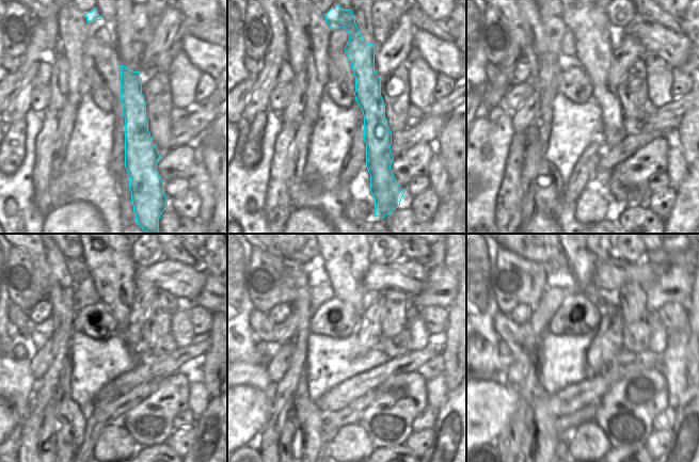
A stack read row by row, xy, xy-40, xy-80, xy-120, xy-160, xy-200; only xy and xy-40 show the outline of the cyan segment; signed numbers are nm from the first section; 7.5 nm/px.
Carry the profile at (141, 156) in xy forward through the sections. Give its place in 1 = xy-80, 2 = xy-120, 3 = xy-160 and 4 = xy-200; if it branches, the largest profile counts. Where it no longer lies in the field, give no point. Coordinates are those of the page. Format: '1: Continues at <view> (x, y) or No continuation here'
1: Continues at xy-80 (593, 34)
2: Continues at xy-120 (107, 255)
3: Continues at xy-160 (344, 255)
4: Continues at xy-200 (584, 255)

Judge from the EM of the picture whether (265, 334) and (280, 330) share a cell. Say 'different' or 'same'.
different

